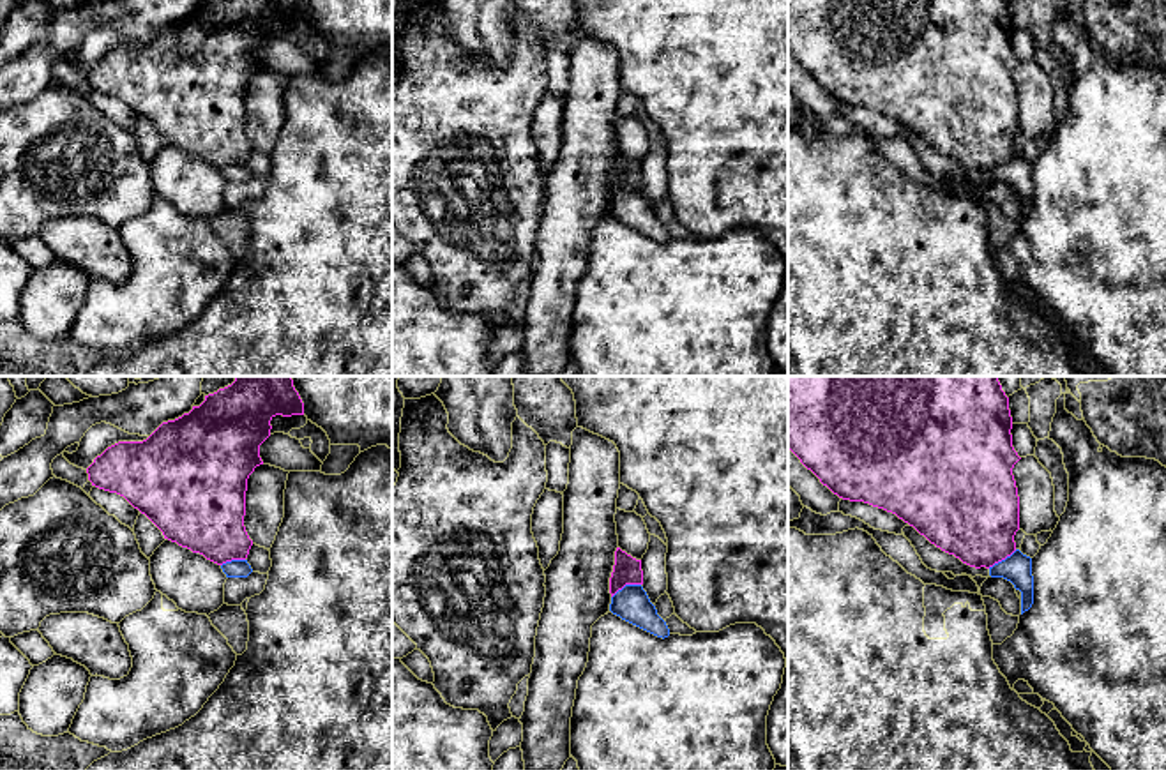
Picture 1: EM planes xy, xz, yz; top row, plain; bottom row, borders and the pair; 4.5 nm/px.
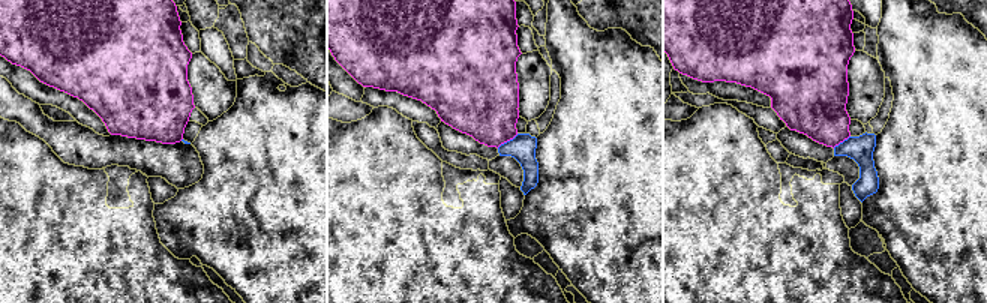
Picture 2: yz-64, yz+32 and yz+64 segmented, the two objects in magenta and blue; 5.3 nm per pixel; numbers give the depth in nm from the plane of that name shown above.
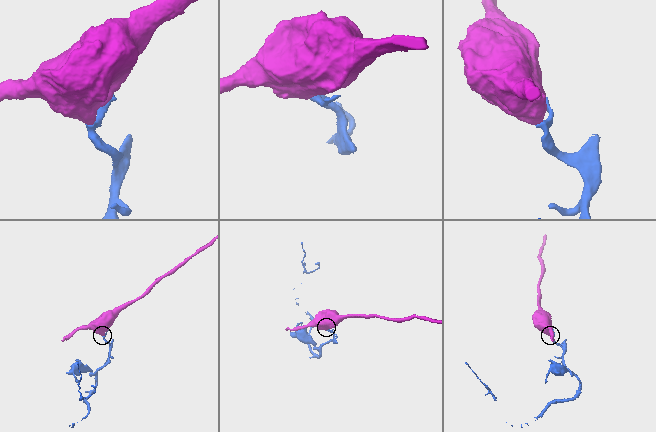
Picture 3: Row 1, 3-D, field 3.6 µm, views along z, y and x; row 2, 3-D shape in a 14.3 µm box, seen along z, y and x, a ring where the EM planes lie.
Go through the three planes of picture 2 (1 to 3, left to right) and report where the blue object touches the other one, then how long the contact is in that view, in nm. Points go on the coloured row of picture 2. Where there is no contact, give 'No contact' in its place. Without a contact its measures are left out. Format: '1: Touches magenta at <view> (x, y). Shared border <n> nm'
1: No contact
2: Touches magenta at yz+32 (507, 140). Shared border 140 nm
3: Touches magenta at yz+64 (840, 141). Shared border 120 nm

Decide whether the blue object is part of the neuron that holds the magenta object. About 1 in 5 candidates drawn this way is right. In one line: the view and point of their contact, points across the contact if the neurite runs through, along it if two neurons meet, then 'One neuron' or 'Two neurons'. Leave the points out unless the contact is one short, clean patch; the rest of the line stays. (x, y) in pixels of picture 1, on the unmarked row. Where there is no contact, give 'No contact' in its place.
Touches magenta at xz (626, 188). Boundary: xz (640, 188), (626, 188), (612, 202). Two neurons

